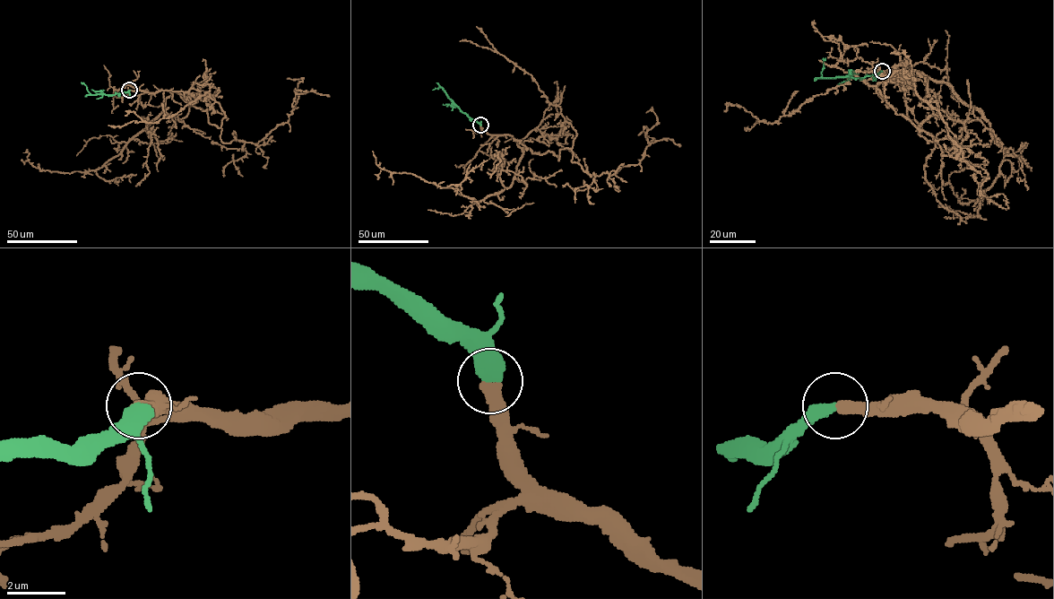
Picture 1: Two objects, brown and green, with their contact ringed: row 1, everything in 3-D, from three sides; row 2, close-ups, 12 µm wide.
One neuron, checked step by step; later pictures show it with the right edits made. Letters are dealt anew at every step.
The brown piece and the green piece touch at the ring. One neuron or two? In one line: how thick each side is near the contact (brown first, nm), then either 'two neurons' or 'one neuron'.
calibres 480 and 550 nm; one neuron

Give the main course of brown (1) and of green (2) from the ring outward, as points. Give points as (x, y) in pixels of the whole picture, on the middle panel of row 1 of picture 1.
1: (480, 125), (558, 160), (568, 148), (584, 170), (610, 175), (640, 162), (645, 133), (657, 121), (646, 112)
2: (480, 125), (462, 112), (443, 88), (432, 90)

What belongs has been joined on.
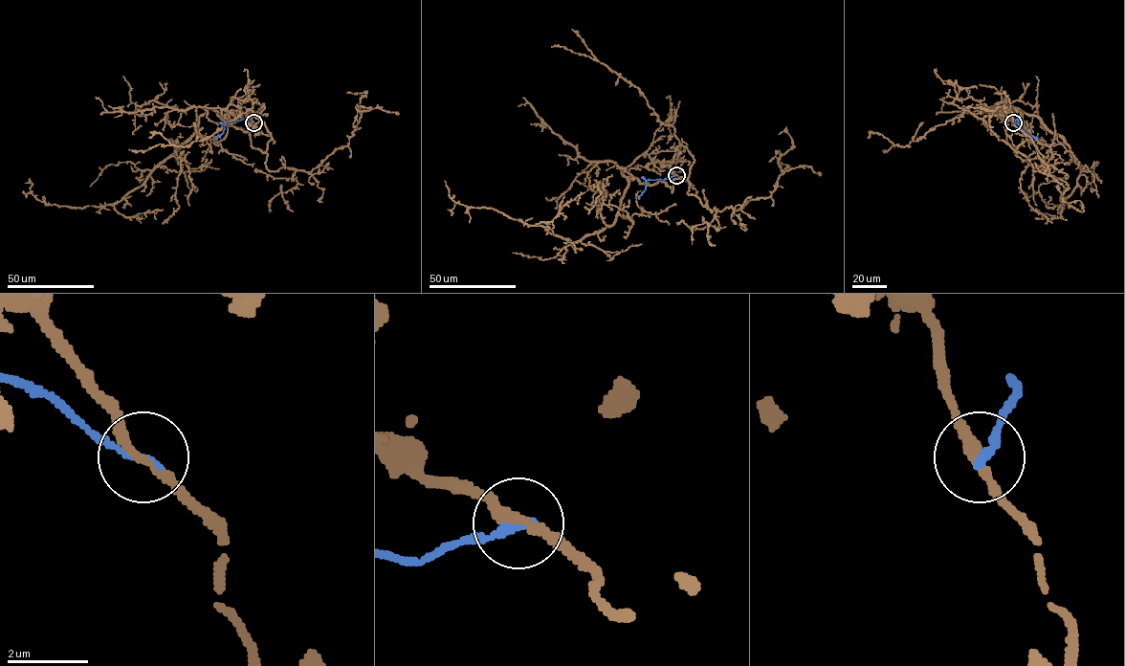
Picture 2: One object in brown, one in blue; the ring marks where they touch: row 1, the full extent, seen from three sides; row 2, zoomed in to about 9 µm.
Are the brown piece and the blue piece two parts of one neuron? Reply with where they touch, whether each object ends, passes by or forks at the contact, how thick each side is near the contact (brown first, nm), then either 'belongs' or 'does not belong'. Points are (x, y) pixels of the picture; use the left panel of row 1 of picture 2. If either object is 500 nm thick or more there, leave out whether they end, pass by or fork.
place (253, 122); brown passes by; blue ends; calibres 240 and 220 nm; does not belong

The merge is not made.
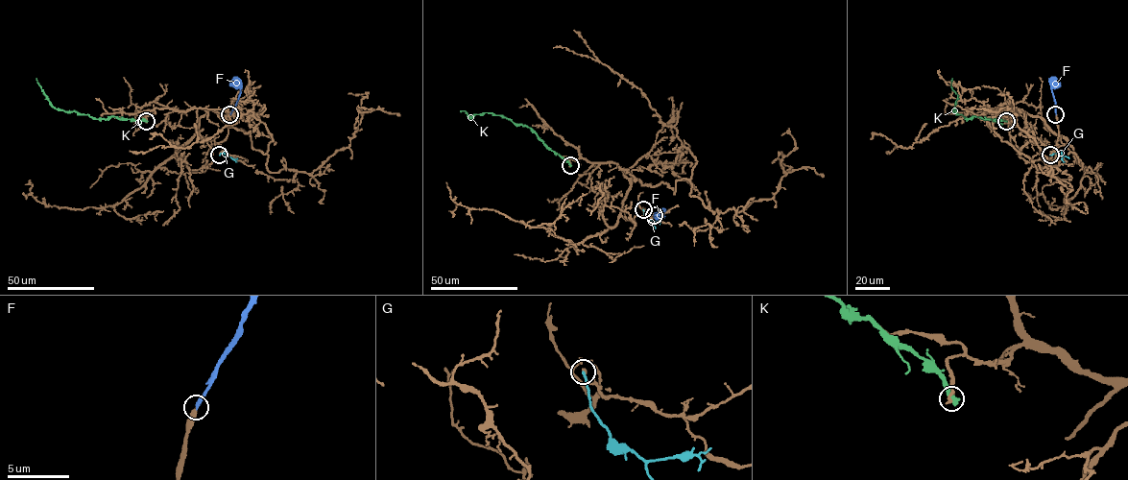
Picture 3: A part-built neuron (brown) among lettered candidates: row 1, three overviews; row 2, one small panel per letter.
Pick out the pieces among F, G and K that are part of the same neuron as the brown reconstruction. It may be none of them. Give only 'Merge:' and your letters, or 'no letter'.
Merge: F

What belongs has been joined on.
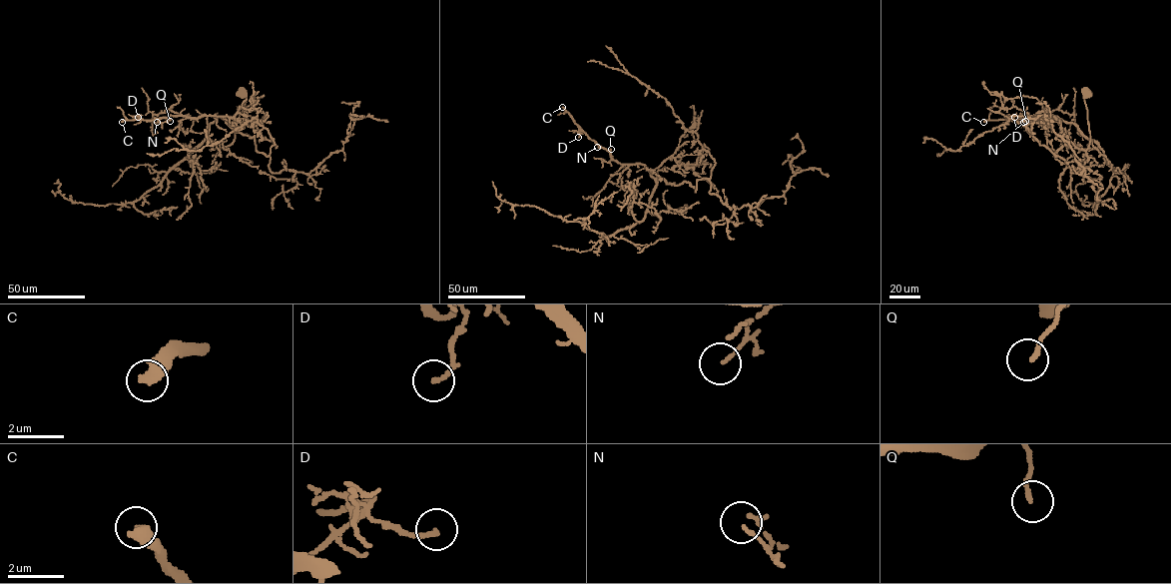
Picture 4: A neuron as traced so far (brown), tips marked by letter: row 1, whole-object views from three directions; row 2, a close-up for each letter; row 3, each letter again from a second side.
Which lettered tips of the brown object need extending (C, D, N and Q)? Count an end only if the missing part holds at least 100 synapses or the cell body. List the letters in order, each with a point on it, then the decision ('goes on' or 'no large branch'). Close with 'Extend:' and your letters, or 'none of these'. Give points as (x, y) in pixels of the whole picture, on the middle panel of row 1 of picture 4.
C: (562, 107) | goes on
D: (578, 137) | no large branch
N: (597, 147) | no large branch
Q: (611, 149) | no large branch
Extend: C

